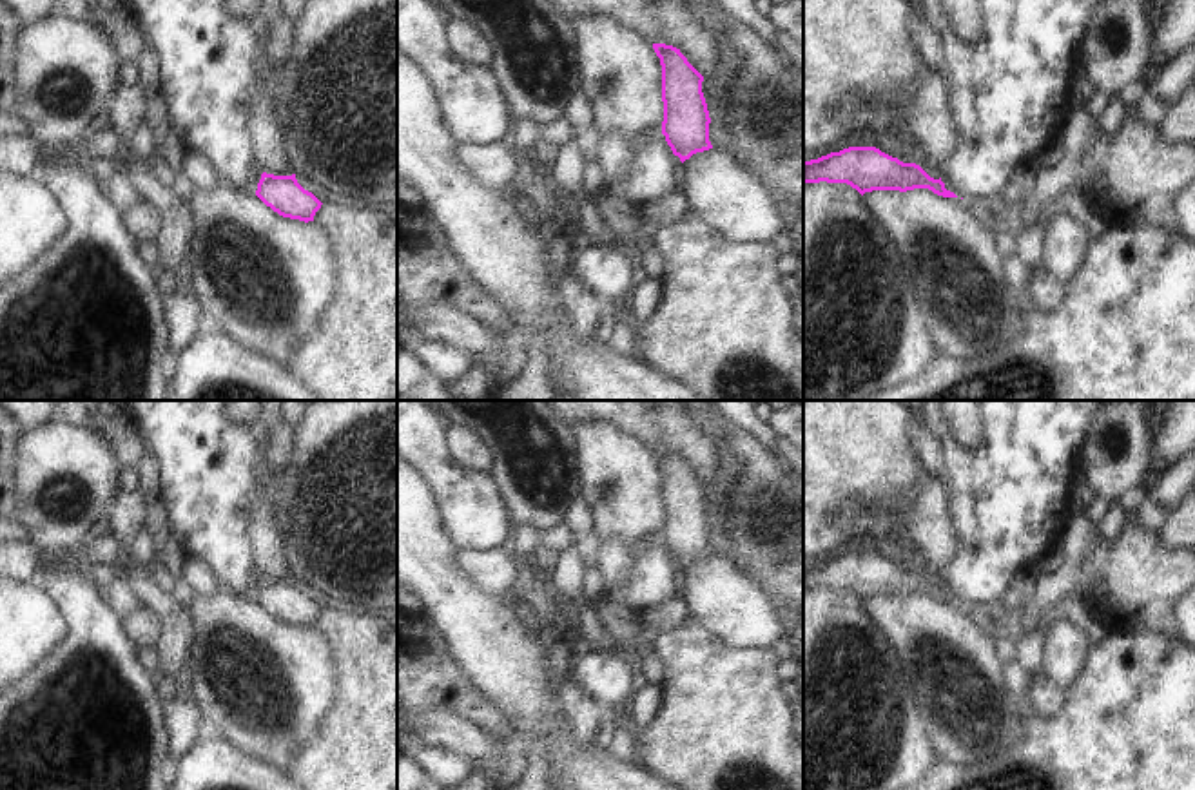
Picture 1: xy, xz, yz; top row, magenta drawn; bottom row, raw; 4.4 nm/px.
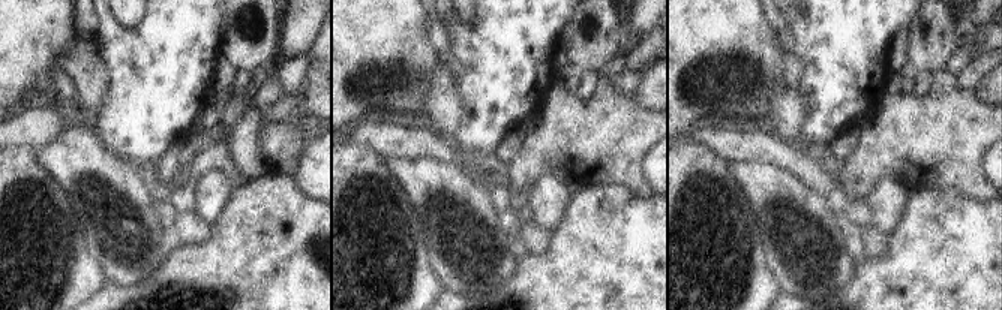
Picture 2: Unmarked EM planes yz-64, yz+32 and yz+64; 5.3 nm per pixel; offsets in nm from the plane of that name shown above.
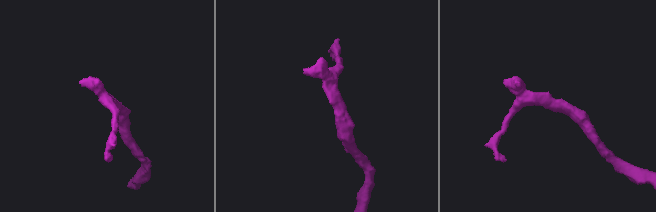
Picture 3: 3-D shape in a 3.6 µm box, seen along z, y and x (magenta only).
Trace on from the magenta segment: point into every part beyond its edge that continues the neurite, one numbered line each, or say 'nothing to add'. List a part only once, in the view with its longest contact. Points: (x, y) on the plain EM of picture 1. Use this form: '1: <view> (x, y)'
nothing to add

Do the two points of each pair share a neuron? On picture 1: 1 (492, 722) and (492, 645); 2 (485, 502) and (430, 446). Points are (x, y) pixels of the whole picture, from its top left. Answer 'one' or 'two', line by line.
1: two
2: one

